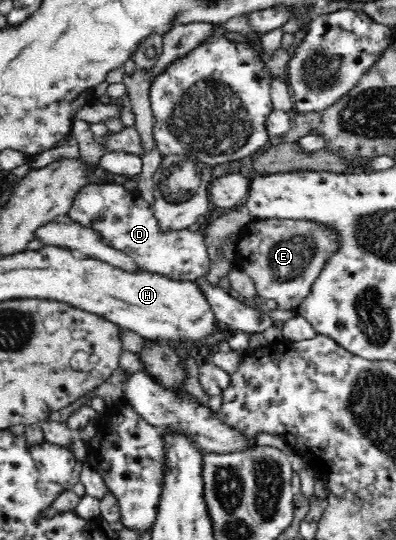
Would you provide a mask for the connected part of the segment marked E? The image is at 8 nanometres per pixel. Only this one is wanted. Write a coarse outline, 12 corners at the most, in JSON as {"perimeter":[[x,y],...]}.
{"perimeter":[[253,219],[232,248],[259,297],[296,310],[343,230]]}

